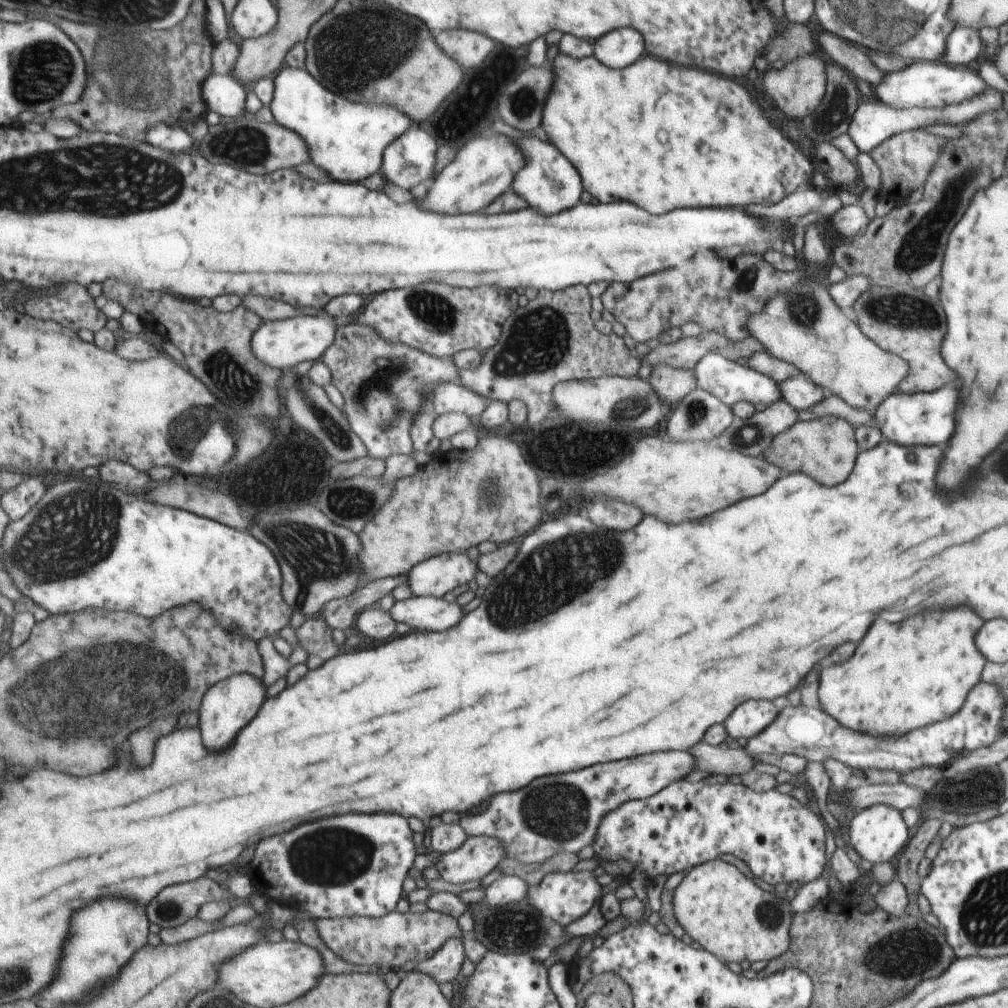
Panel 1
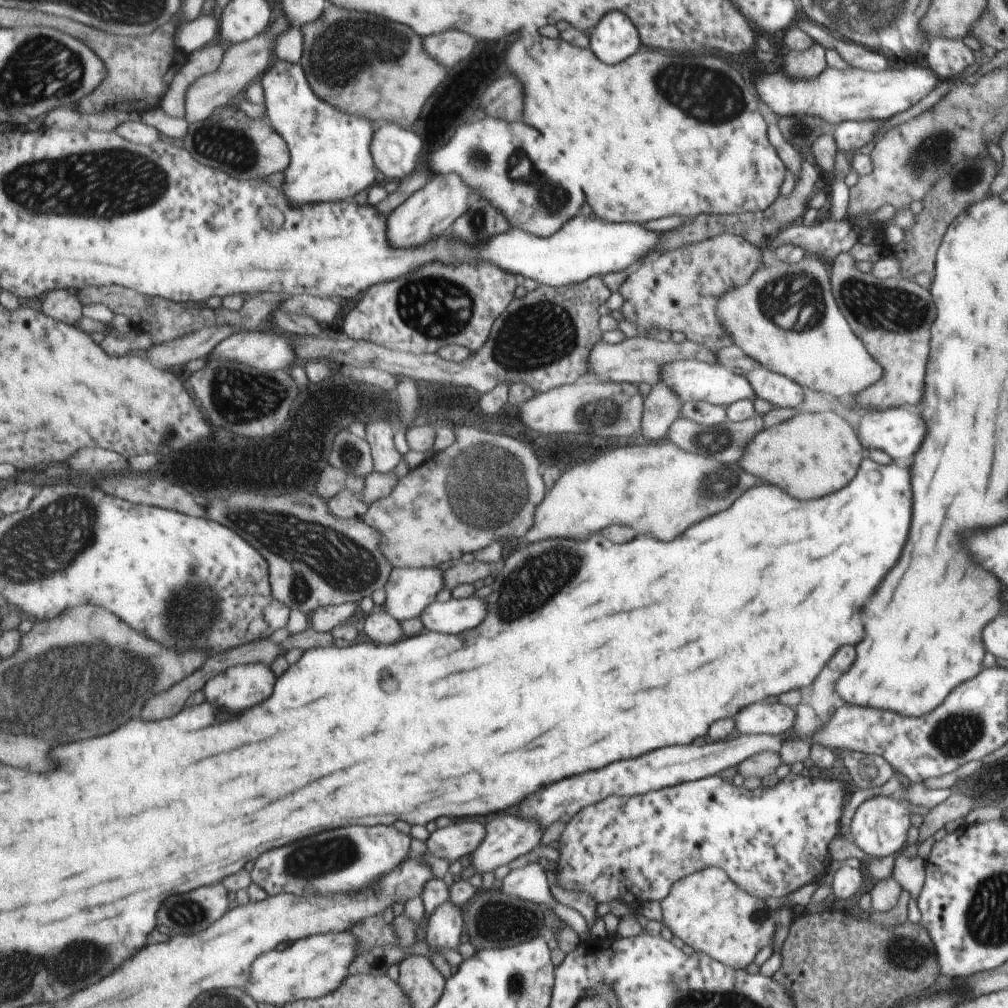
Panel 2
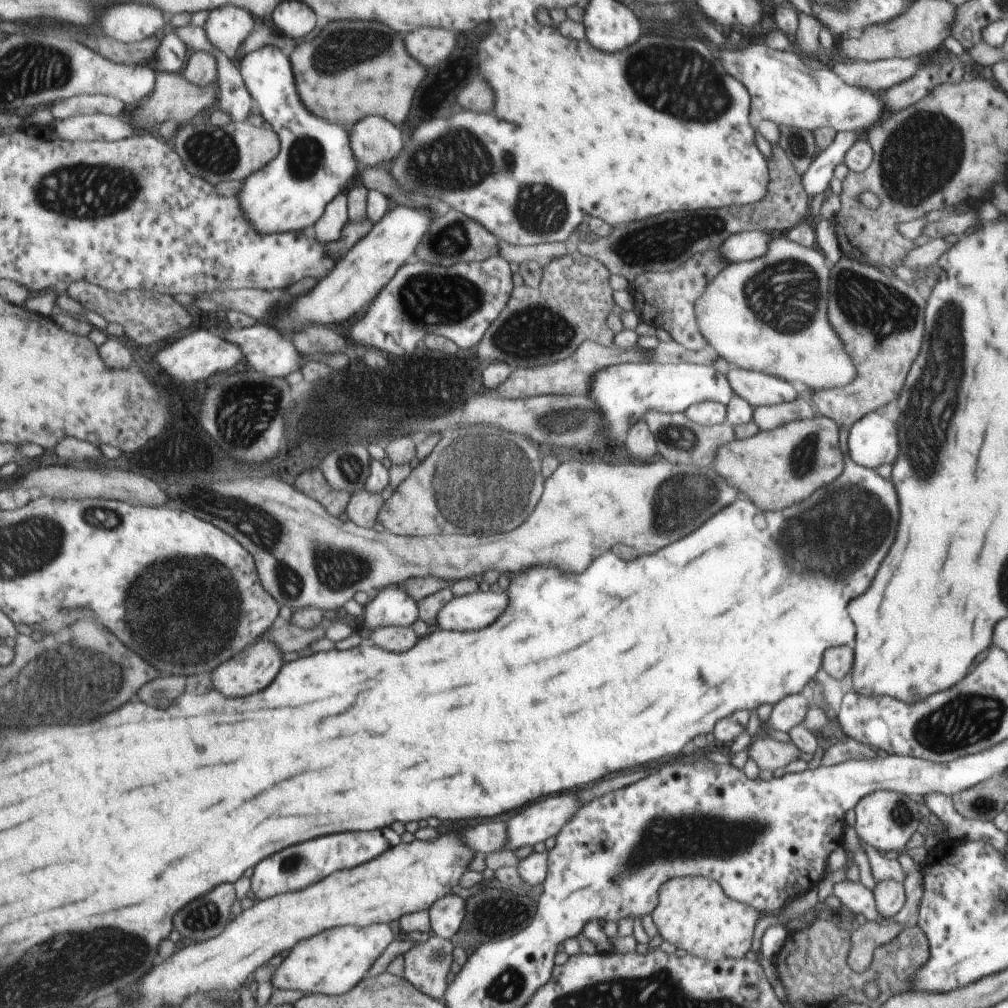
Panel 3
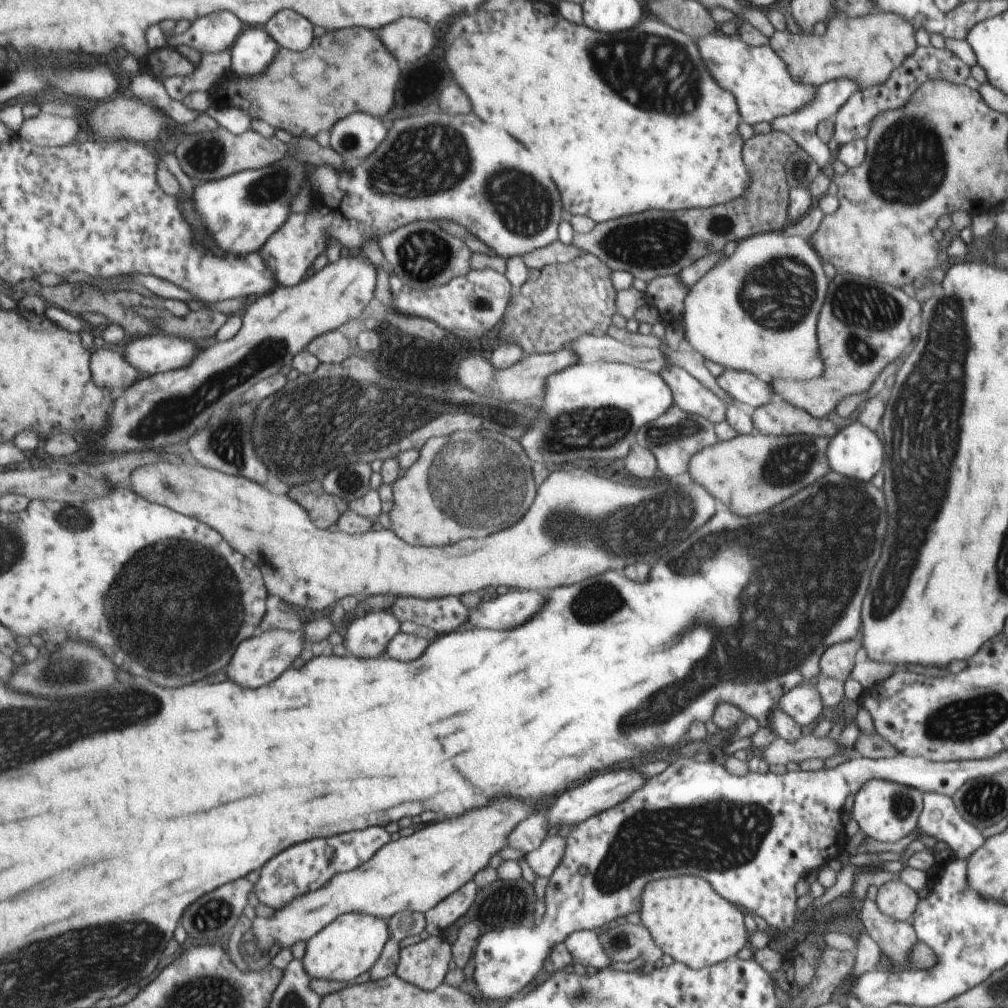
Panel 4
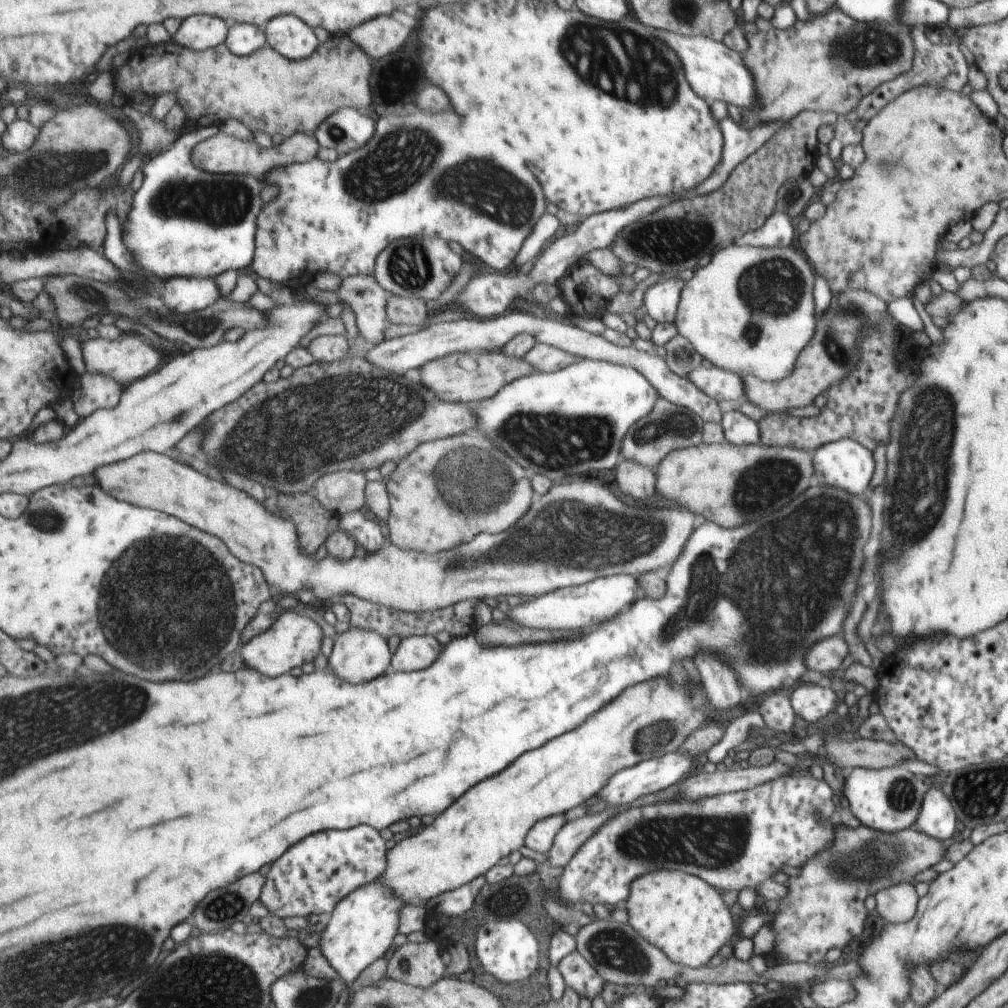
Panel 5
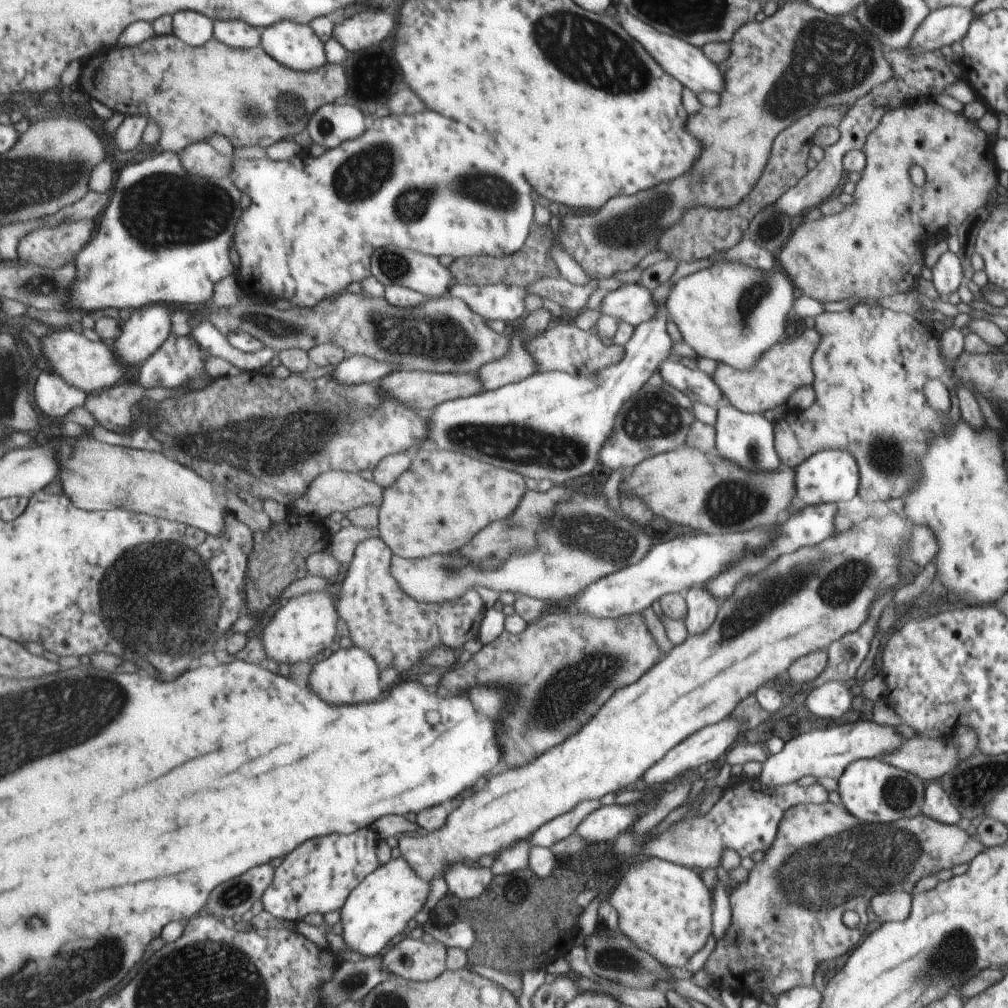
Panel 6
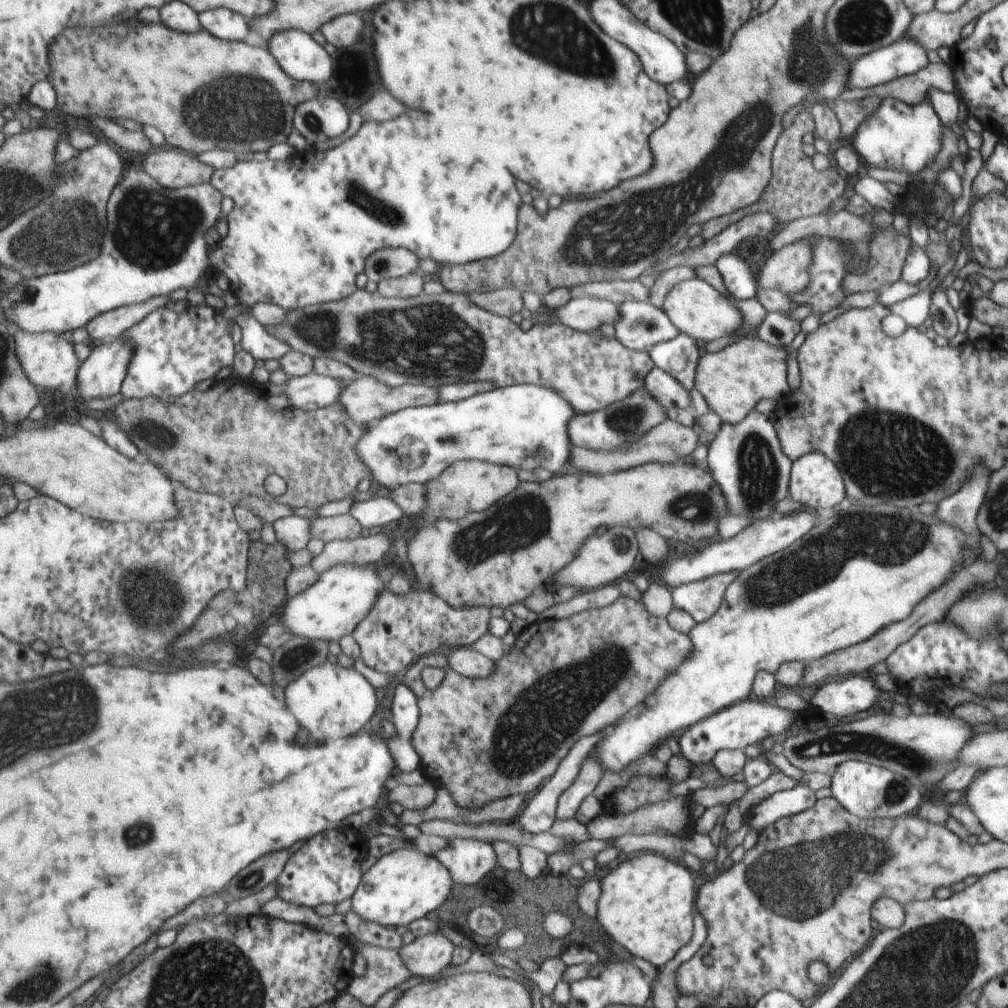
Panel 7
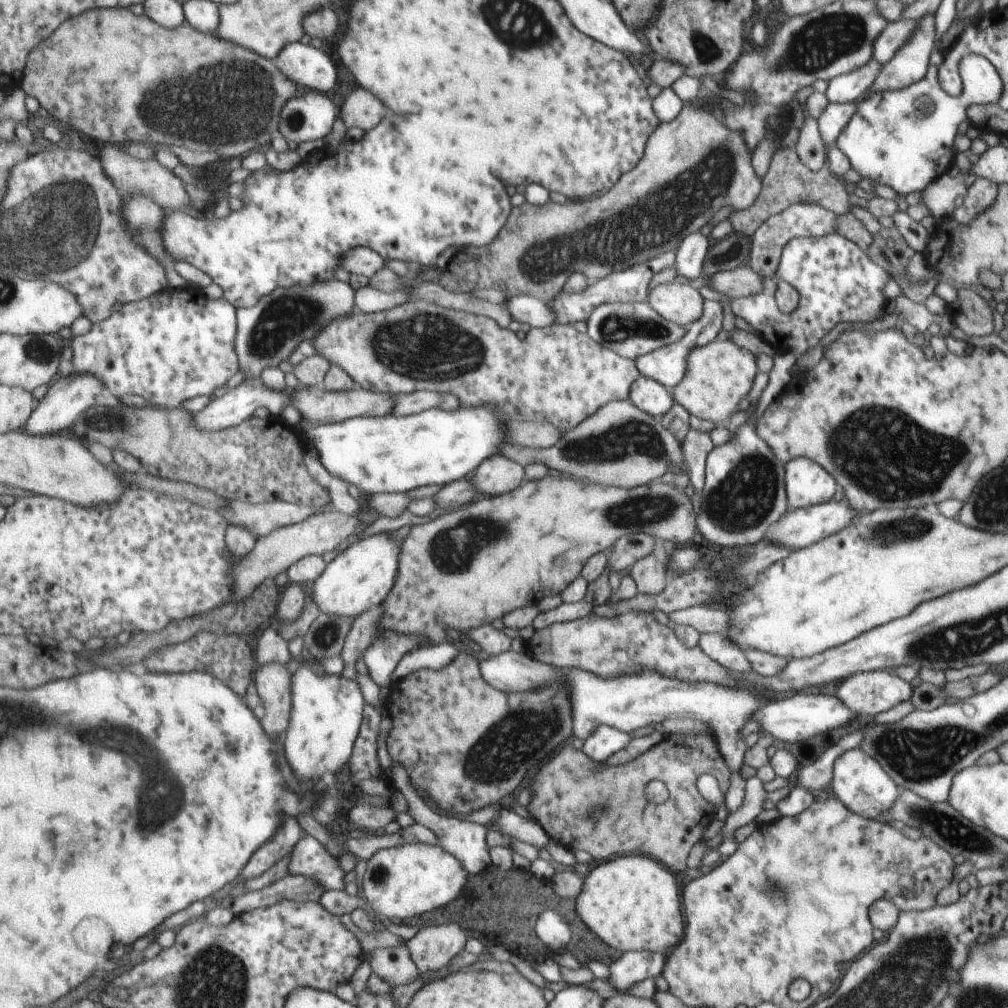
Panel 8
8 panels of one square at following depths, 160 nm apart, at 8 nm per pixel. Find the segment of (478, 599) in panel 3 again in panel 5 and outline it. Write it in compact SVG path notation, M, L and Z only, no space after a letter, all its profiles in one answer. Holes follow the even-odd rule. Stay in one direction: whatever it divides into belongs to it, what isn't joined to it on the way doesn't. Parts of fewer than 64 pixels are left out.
M627 574L597 577L587 584L573 586L573 588L561 588L561 590L549 592L545 596L521 598L519 604L509 605L503 622L508 622L513 626L521 626L521 628L531 628L531 630L541 630L541 628L545 628L545 630L571 630L571 628L581 628L581 626L591 628L591 626L597 626L597 624L617 616L621 610L624 610L629 604L633 604L638 597L643 596L641 586L642 584L637 584L635 577Z

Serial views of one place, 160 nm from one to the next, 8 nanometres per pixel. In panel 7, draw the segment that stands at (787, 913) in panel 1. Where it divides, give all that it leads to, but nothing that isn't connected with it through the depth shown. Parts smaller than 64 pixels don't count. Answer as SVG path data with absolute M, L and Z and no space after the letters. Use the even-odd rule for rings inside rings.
M653 853L639 854L609 870L599 880L599 890L597 924L633 957L639 957L659 970L689 944L697 894L691 874L679 866L679 862Z

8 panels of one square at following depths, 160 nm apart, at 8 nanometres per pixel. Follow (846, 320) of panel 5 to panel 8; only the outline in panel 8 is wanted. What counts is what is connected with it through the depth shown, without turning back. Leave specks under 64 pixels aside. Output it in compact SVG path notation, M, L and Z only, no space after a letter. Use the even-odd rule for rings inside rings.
M730 338L715 339L699 348L693 348L685 358L687 370L681 382L669 391L673 403L683 406L687 414L699 420L713 422L716 425L717 422L724 421L723 418L735 410L735 406L738 405L737 400L741 400L747 394L755 372L753 354L741 348Z

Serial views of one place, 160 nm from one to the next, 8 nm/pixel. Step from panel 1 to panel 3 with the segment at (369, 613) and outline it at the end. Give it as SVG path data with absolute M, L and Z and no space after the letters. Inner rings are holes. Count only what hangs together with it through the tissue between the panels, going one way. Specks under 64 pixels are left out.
M381 627L365 635L368 641L391 652L411 650L420 639L411 627Z

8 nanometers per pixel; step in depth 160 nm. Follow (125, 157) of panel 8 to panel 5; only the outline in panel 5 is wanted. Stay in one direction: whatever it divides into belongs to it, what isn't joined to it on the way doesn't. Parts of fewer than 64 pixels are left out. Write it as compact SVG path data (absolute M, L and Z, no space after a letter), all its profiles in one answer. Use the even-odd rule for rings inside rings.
M218 130L213 137L197 144L192 149L191 158L196 168L211 175L241 174L243 176L243 174L249 174L259 178L271 172L273 168L279 168L277 164L285 162L283 156L267 152L267 148L261 148L253 138L251 140L241 140L241 138L235 138L235 136L229 136L229 134L225 135Z

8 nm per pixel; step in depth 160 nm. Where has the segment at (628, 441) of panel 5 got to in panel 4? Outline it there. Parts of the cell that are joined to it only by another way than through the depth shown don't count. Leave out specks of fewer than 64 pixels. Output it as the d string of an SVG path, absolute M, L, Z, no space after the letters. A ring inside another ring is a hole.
M676 405L671 406L665 414L641 426L634 436L634 442L647 448L653 454L657 470L667 478L673 478L679 472L687 472L689 458L699 450L717 442L713 425L708 420L697 415L683 413Z

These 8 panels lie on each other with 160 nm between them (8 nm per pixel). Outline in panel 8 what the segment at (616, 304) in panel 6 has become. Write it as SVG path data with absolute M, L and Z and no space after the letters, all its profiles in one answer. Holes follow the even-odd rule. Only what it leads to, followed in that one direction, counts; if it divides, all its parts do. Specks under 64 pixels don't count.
M511 294L503 306L510 316L510 320L515 320L519 324L527 324L531 327L546 327L553 325L552 315L546 307L546 302L540 298L517 296Z

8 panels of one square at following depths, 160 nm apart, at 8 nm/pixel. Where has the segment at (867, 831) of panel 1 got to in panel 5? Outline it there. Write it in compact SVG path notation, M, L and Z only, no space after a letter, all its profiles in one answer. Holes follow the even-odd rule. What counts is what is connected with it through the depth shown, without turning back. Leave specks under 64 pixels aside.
M898 765L881 769L865 769L859 766L859 768L853 768L849 772L849 776L844 779L842 794L847 799L849 810L861 823L861 826L875 828L877 832L901 832L901 830L907 829L907 826L911 826L913 820L918 816L917 812L920 812L919 806L921 806L921 800L924 800L923 794L928 793L927 782L923 782L923 779L919 780L909 770Z

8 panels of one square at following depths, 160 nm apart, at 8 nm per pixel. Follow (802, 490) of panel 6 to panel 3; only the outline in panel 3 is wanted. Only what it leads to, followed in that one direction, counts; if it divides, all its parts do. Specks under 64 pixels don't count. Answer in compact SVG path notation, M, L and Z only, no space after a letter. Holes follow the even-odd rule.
M871 411L848 428L846 447L849 460L871 470L881 464L892 465L899 451L899 437L896 434L893 421Z

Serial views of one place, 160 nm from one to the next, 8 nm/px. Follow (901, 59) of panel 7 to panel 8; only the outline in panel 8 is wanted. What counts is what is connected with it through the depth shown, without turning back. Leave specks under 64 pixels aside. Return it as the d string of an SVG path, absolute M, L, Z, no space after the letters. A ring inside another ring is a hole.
M871 59L851 72L828 79L824 93L828 103L847 104L851 100L857 100L876 82L877 76L881 74L881 68L883 64Z

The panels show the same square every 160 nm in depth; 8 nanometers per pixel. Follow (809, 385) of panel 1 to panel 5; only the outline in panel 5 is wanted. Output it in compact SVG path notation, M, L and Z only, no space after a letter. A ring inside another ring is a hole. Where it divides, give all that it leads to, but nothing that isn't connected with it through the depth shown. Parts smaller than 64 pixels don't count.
M700 365L695 370L691 370L686 378L691 384L695 384L697 390L705 392L705 396L709 396L713 400L719 400L719 402L745 397L741 376L714 365L710 367Z

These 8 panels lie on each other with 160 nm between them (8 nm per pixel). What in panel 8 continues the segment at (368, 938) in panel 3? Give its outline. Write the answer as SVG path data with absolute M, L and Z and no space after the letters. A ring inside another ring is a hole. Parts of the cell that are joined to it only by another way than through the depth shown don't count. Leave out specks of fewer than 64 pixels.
M407 843L378 850L367 861L362 890L369 909L387 918L395 916L407 920L447 904L461 890L465 890L465 882L467 871L464 866L440 844Z

